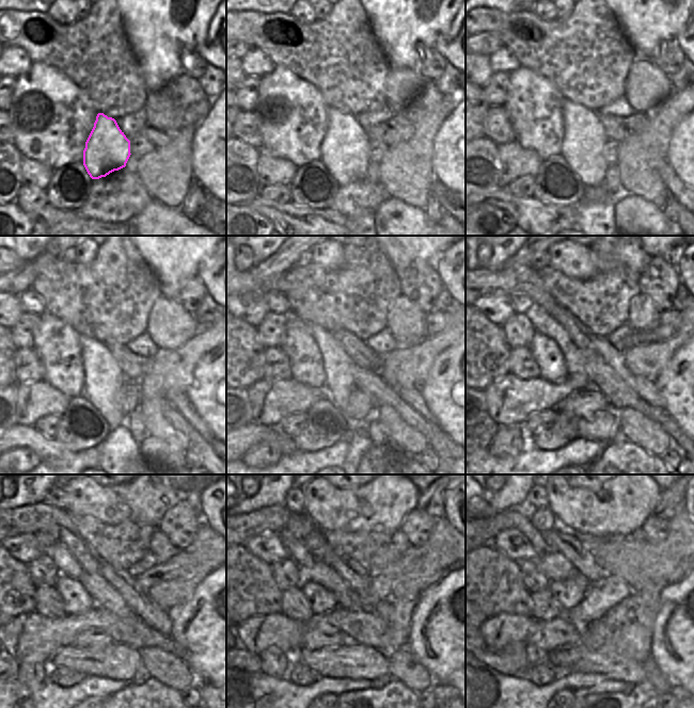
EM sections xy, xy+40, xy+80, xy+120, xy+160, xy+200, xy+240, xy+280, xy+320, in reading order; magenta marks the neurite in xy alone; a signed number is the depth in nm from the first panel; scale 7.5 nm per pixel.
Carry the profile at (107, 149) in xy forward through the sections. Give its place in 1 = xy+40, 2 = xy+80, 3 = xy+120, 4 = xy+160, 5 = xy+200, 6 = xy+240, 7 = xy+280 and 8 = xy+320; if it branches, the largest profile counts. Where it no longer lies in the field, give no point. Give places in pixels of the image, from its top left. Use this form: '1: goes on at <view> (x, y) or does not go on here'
1: goes on at xy+40 (345, 150)
2: goes on at xy+80 (584, 139)
3: goes on at xy+120 (104, 379)
4: goes on at xy+160 (340, 369)
5: goes on at xy+200 (542, 322)
6: goes on at xy+240 (67, 565)
7: goes on at xy+280 (299, 553)
8: goes on at xy+320 (520, 523)

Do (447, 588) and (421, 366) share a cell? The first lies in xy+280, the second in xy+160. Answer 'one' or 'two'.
two

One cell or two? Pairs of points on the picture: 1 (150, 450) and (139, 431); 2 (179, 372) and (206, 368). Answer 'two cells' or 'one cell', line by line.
1: two cells
2: two cells

